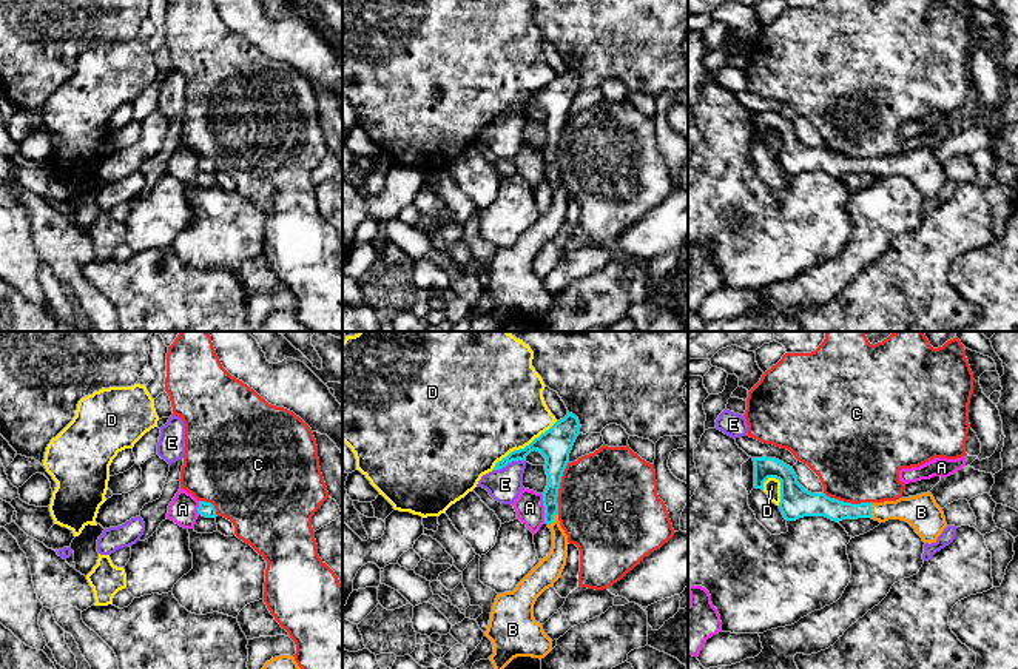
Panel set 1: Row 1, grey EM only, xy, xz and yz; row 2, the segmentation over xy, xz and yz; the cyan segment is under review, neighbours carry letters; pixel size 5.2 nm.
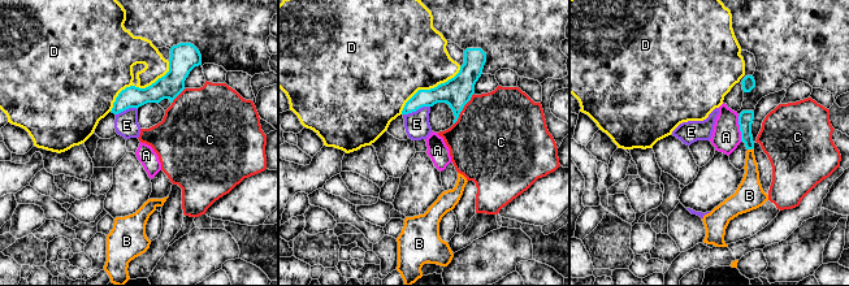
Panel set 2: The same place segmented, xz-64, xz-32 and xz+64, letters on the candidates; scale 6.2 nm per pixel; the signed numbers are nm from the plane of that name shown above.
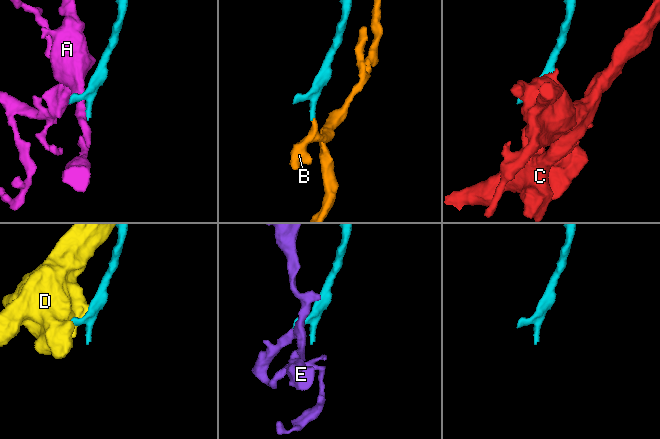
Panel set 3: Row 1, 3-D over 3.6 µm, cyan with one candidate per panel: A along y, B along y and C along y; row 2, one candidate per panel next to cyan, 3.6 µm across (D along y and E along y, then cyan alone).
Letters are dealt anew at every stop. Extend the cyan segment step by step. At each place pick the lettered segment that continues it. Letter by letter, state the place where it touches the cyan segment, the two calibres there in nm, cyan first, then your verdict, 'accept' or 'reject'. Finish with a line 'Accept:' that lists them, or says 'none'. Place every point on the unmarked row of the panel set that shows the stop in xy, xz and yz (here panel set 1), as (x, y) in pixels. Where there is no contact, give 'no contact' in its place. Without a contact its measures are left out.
A: contact xz (545, 164); calibres 110 and 150 nm; reject
B: contact xz (552, 174); calibres 90 and 120 nm; accept
C: contact xz (559, 142); calibres 170 and 500 nm; reject
D: contact xz (525, 102); calibres 170 and 480 nm; reject
E: contact xz (509, 116); calibres 170 and 170 nm; reject
Accept: B

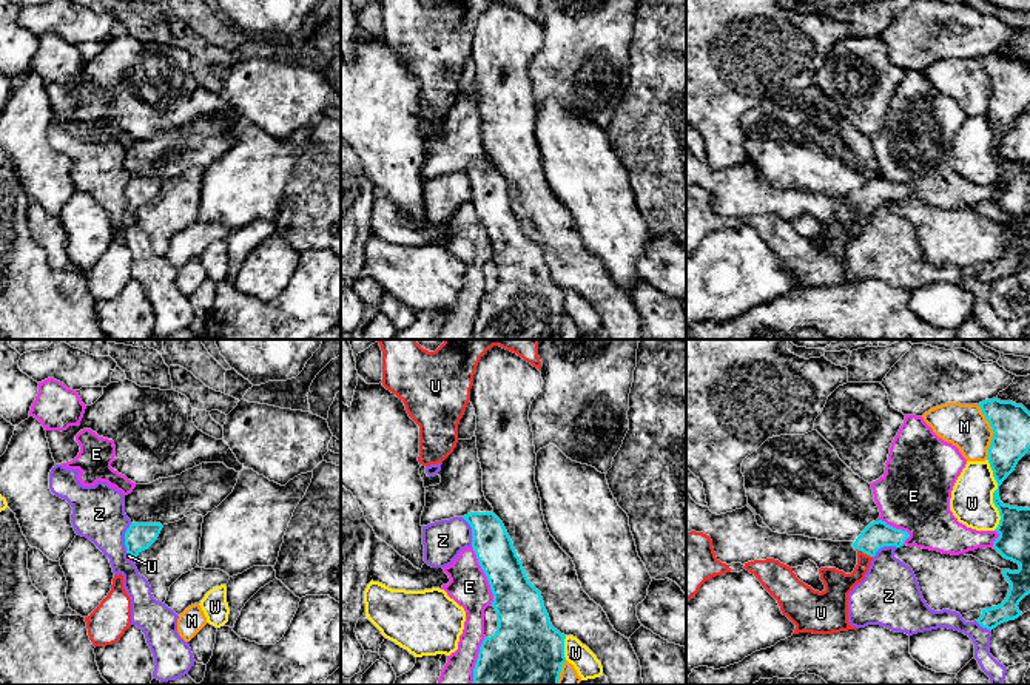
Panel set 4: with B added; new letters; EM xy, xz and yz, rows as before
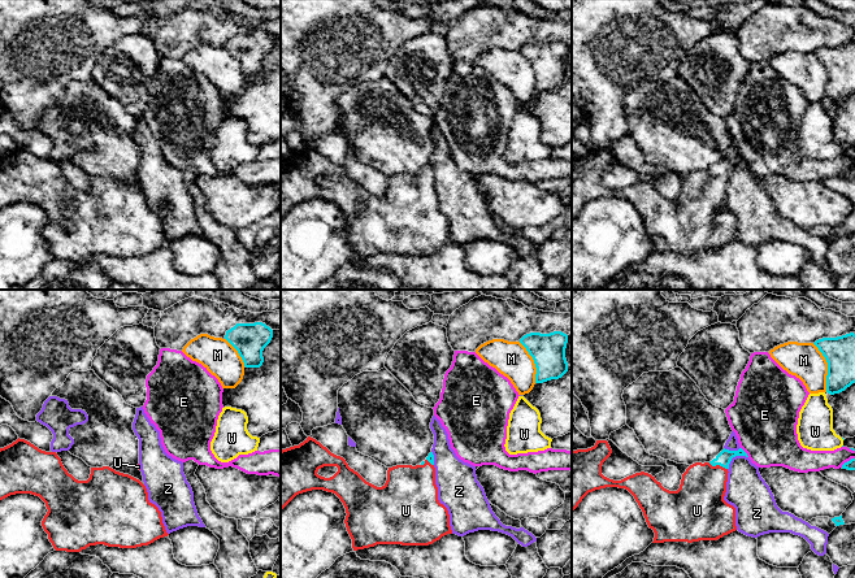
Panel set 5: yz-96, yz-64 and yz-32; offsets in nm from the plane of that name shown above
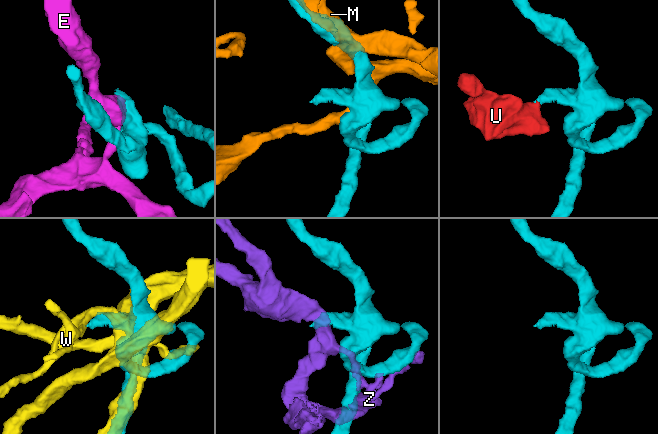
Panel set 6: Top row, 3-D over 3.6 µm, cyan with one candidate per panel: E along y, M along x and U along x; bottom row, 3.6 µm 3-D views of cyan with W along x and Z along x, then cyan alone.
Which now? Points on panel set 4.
E: contact xz (486, 230); calibres 260 and 200 nm; reject
M: contact yz (993, 87); calibres 200 and 220 nm; reject
U: contact yz (864, 207); calibres 140 and 140 nm; accept
W: contact yz (993, 150); calibres 180 and 220 nm; reject
Z: contact xy (125, 193); calibres 140 and 280 nm; reject
Accept: U

